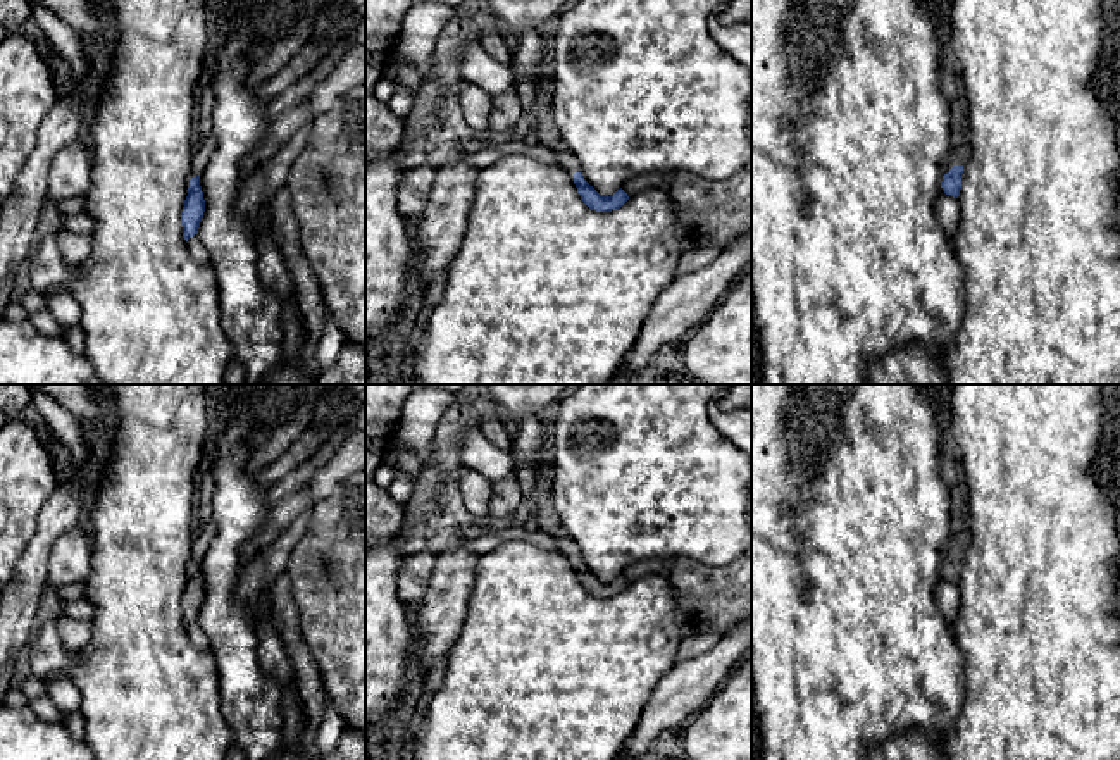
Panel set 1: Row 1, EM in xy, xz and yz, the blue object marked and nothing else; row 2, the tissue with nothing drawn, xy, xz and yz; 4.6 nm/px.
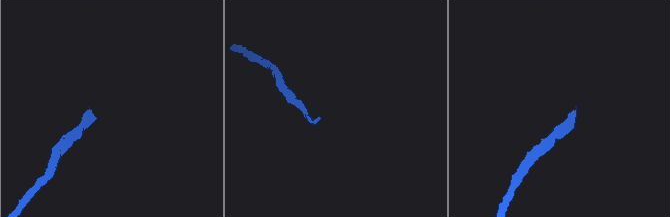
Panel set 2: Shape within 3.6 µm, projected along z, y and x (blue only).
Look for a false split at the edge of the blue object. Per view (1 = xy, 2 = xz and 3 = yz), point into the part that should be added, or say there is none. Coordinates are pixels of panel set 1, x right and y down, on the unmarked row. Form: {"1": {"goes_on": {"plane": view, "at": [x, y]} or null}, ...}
{"1": {"goes_on": null}, "2": {"goes_on": null}, "3": {"goes_on": {"plane": "yz", "at": [960, 531]}}}

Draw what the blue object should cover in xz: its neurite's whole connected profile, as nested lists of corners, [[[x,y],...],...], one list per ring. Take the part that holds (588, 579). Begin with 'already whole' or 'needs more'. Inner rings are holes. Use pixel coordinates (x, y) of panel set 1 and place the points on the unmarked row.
already whole; [[[576,557],[574,560],[574,570],[577,574],[577,579],[581,586],[596,598],[612,598],[620,595],[627,586],[627,579],[620,574],[610,582],[601,582],[586,565],[581,558]]]

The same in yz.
needs more; [[[967,512],[951,515],[951,538],[943,551],[944,562],[941,567],[941,574],[946,581],[953,584],[960,582],[963,550],[968,545],[968,538],[970,538],[970,526]]]

